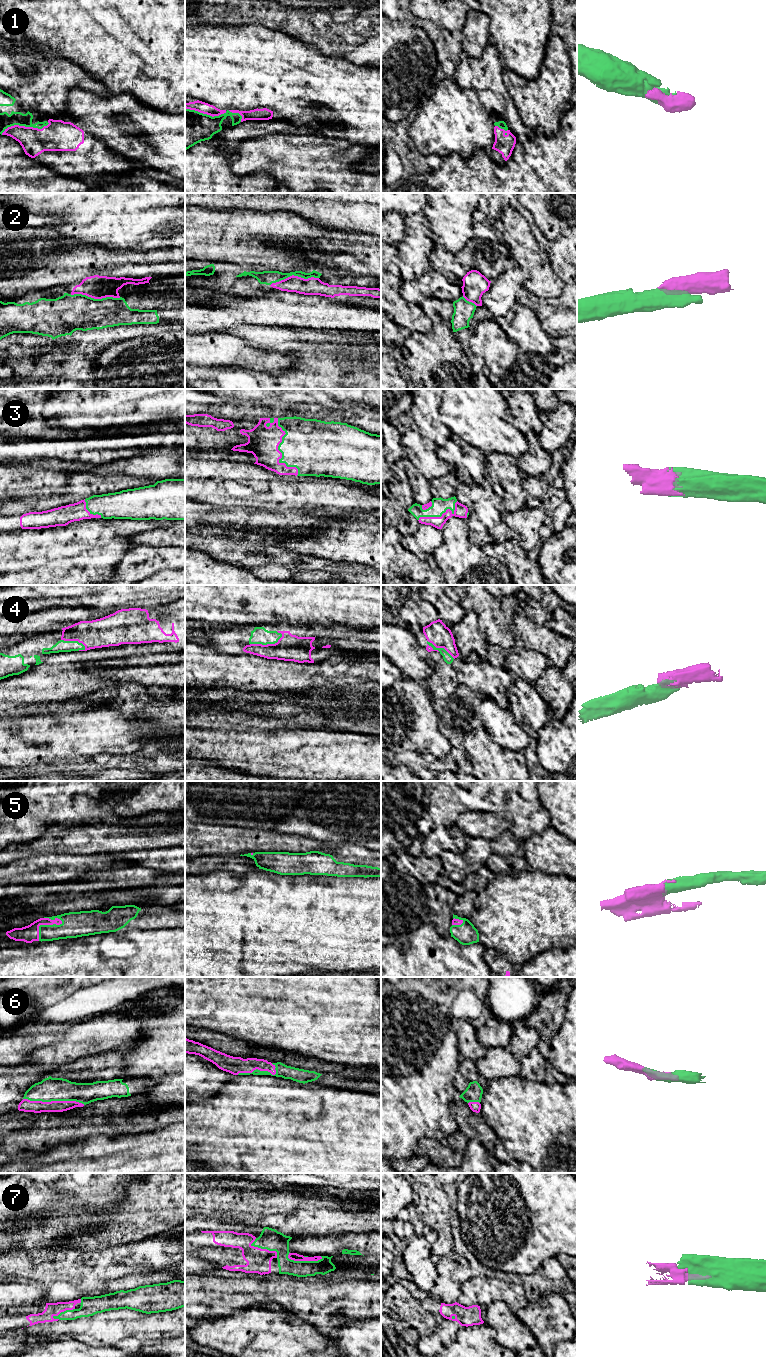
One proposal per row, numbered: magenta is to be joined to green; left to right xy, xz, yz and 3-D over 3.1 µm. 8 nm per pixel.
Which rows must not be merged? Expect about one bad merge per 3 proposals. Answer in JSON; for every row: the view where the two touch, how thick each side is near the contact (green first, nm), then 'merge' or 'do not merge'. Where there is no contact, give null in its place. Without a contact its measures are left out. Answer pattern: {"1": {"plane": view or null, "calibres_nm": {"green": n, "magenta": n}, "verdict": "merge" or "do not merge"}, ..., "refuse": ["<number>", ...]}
{"1": {"plane": "xy", "calibres_nm": {"green": 110, "magenta": 220}, "verdict": "merge"}, "2": {"plane": "xy", "calibres_nm": {"green": 300, "magenta": 190}, "verdict": "merge"}, "3": {"plane": "xz", "calibres_nm": {"green": 420, "magenta": 240}, "verdict": "merge"}, "4": {"plane": "yz", "calibres_nm": {"green": 70, "magenta": 180}, "verdict": "merge"}, "5": {"plane": "xy", "calibres_nm": {"green": 200, "magenta": 140}, "verdict": "merge"}, "6": {"plane": "xy", "calibres_nm": {"green": 190, "magenta": 100}, "verdict": "merge"}, "7": {"plane": "xz", "calibres_nm": {"green": 140, "magenta": 60}, "verdict": "merge"}, "refuse": []}

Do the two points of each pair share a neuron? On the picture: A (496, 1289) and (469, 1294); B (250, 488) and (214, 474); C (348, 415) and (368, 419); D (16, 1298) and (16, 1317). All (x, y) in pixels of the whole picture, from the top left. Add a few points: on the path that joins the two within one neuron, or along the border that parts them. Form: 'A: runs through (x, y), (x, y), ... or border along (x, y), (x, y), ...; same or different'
A: runs through (489, 1289), (476, 1291); same
B: runs through (241, 484), (230, 483), (223, 478); same
C: runs through (353, 416), (363, 417); same
D: border along (39, 1304), (10, 1307); different

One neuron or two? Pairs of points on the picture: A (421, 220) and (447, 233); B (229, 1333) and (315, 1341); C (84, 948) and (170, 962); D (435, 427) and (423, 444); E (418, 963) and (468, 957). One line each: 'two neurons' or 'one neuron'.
A: two neurons
B: one neuron
C: one neuron
D: two neurons
E: one neuron

